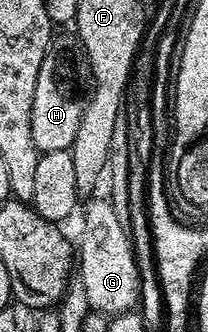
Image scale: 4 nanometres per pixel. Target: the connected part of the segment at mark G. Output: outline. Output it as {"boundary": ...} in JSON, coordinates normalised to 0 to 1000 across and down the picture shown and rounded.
{"boundary":[[[462,596],[423,605],[399,648],[389,720],[370,726],[370,816],[418,873],[433,934],[490,952],[582,952],[644,934],[668,907],[673,834],[635,729],[538,614]]]}

